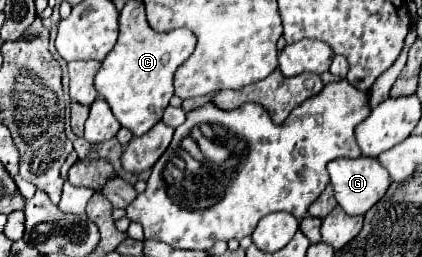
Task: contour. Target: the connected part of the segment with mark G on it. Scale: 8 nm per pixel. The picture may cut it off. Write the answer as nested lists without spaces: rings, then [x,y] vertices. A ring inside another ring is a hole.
[[[359,156],[355,160],[337,158],[327,164],[327,170],[331,176],[331,186],[335,190],[335,198],[349,216],[365,214],[371,206],[375,206],[383,198],[383,194],[387,192],[387,188],[391,184],[389,174],[383,170],[383,166],[377,162],[377,158],[367,158],[367,156]]]

